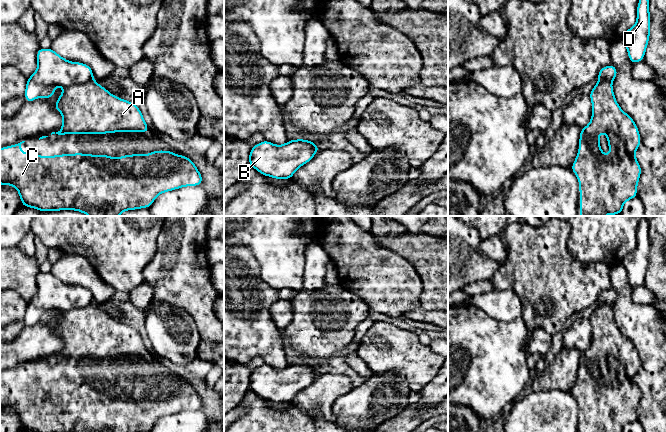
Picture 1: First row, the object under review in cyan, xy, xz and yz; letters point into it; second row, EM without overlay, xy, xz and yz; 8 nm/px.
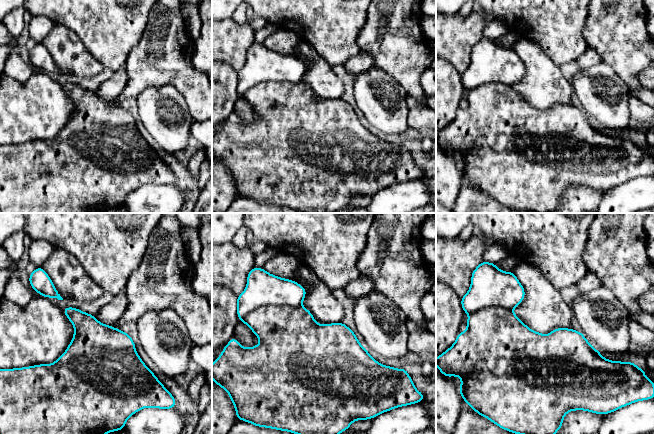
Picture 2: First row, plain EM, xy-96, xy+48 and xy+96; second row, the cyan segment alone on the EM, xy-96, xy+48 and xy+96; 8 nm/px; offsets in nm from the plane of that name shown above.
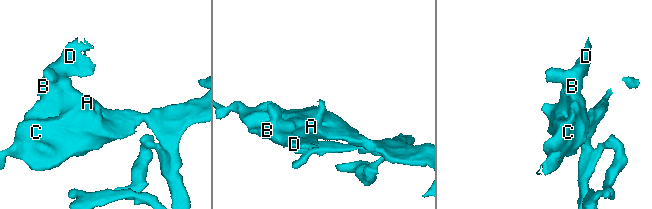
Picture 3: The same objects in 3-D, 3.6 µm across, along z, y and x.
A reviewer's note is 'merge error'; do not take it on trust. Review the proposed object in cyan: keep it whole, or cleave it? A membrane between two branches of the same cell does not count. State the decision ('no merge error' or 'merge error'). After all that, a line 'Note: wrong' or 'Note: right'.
no merge error
Note: wrong

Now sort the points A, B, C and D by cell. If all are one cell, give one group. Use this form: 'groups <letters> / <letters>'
groups A B C D

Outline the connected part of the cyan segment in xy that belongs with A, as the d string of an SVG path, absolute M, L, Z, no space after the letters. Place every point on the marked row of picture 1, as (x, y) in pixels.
M39 48L37 51L37 70L27 80L25 88L25 101L31 102L39 96L48 99L53 96L56 86L64 88L61 96L54 104L63 117L58 135L65 134L105 134L120 132L149 132L141 110L132 102L112 95L108 90L99 85L93 78L90 66L71 62L53 49Z

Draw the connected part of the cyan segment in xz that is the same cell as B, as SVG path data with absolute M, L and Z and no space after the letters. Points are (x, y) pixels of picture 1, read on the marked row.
M290 140L283 145L262 141L251 148L249 166L264 176L291 179L295 171L312 160L320 148L310 140Z

